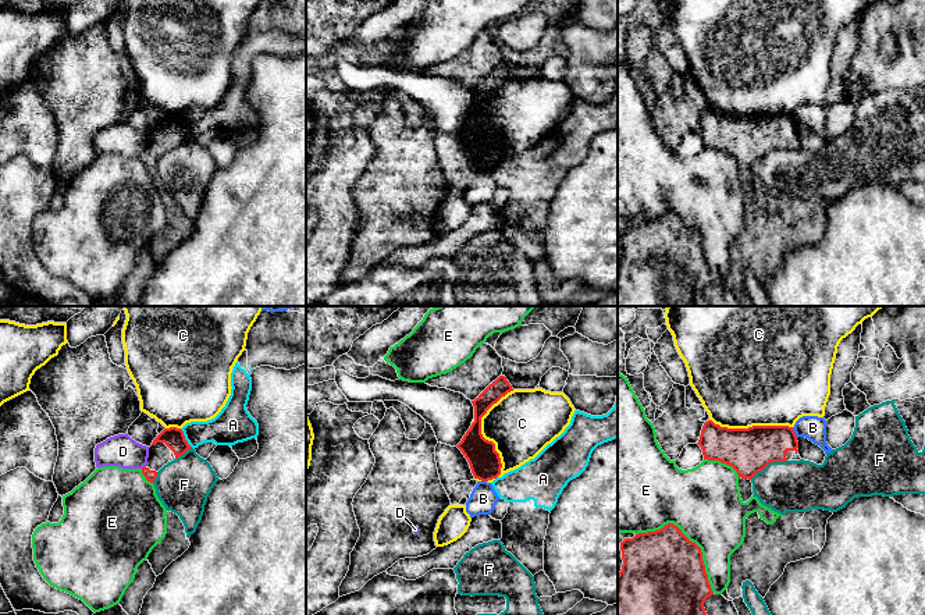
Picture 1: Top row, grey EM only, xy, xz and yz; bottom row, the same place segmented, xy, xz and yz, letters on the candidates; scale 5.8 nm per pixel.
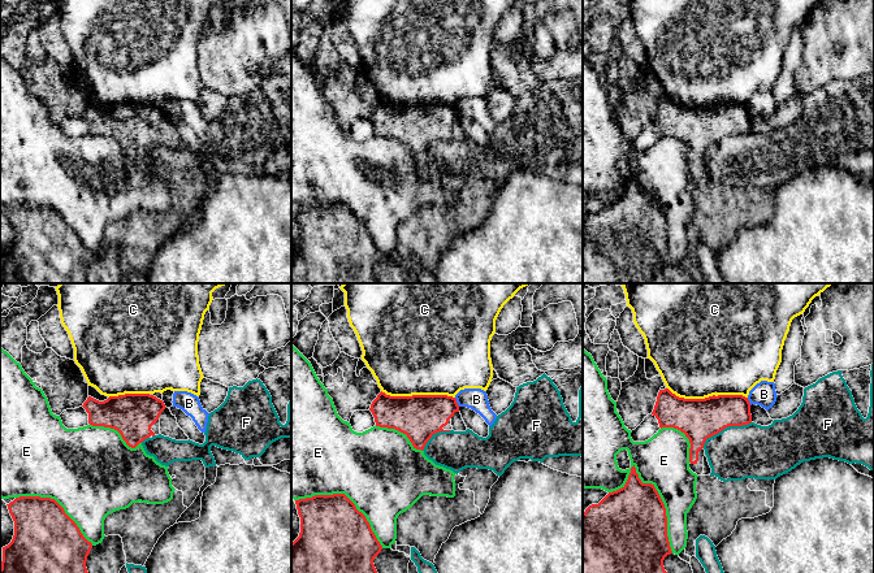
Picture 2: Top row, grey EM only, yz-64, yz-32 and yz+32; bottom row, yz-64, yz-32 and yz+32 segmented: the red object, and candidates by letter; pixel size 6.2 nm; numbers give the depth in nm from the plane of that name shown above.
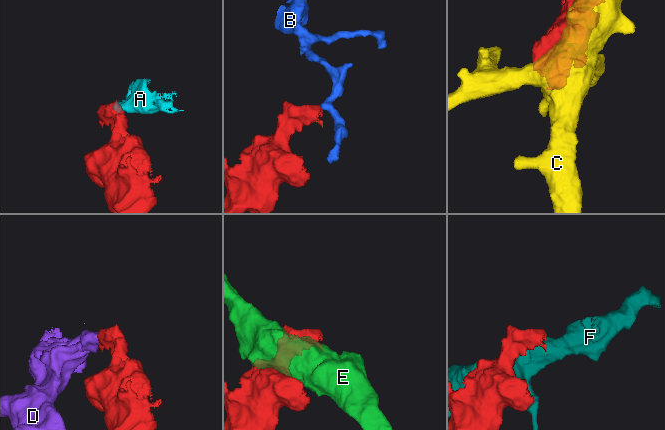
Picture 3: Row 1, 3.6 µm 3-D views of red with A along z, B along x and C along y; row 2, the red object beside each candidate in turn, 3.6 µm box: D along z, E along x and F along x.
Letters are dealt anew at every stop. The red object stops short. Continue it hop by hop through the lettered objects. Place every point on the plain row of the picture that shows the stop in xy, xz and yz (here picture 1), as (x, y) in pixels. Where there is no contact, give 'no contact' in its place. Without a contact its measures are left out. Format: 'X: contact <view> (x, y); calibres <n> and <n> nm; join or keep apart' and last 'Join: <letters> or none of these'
A: contact xy (184, 127); calibres 120 and 190 nm; keep apart
B: contact yz (794, 121); calibres 240 and 140 nm; keep apart
C: contact xz (480, 120); calibres 180 and 380 nm; keep apart
D: contact xy (142, 156); calibres 70 and 180 nm; keep apart
E: contact yz (689, 228); calibres 480 and 420 nm; keep apart
F: contact yz (768, 152); calibres 260 and 300 nm; keep apart
Join: none of these

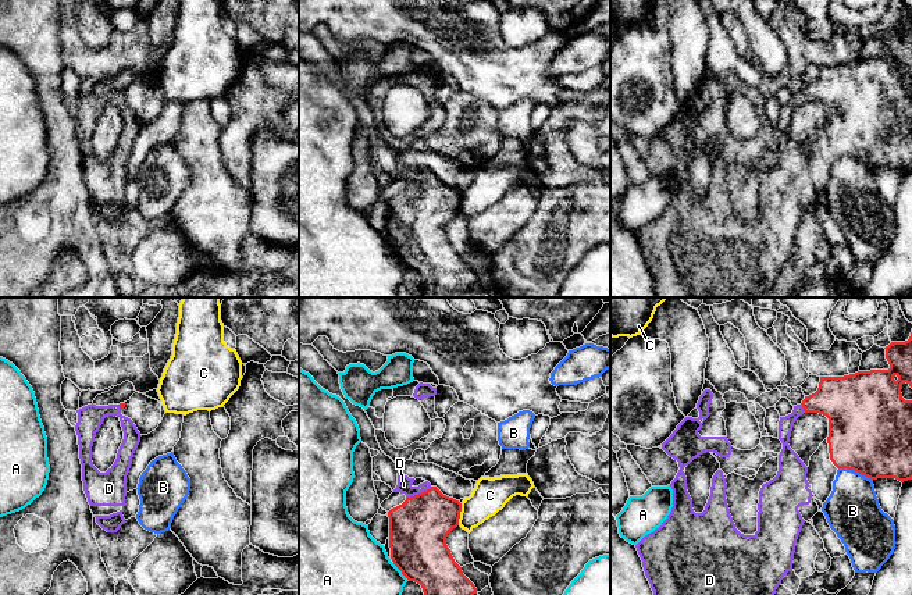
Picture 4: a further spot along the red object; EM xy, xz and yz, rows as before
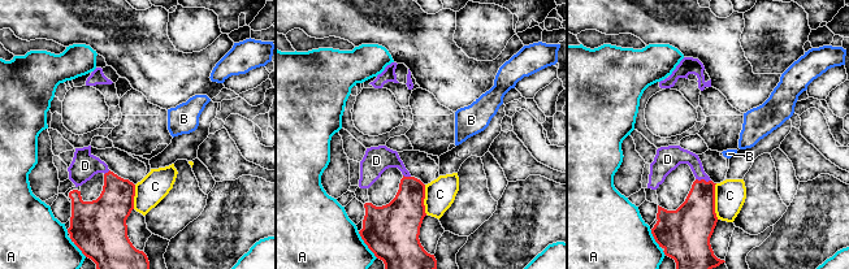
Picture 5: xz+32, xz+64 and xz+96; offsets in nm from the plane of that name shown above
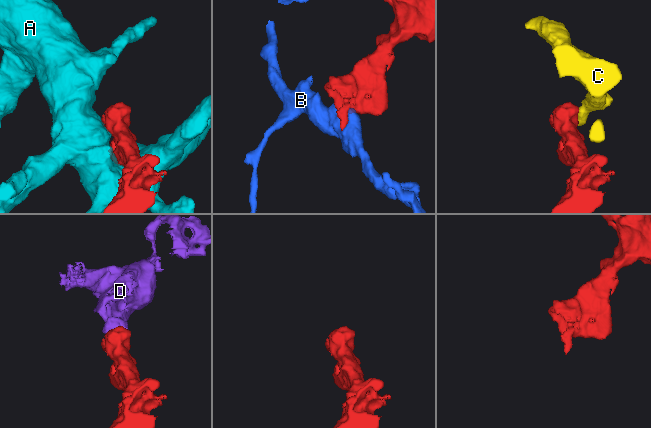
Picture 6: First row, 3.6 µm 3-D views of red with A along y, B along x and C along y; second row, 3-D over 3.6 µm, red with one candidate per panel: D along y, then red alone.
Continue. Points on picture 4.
A: contact xz (401, 259); calibres 340 and 460 nm; keep apart
B: contact yz (855, 159); calibres 480 and 320 nm; keep apart
C: contact xz (459, 203); calibres 340 and 200 nm; keep apart
D: contact xz (419, 182); calibres 340 and 80 nm; join
Join: D

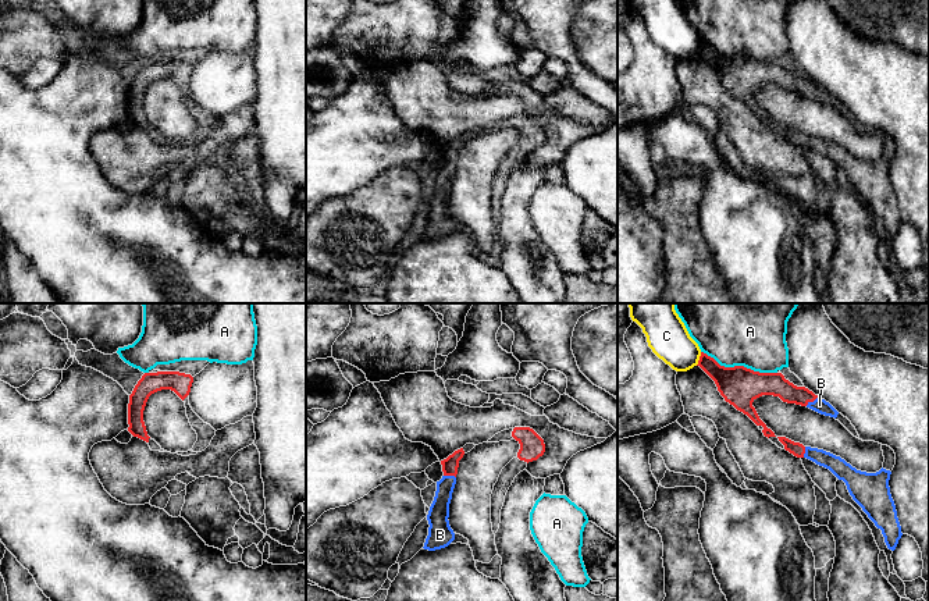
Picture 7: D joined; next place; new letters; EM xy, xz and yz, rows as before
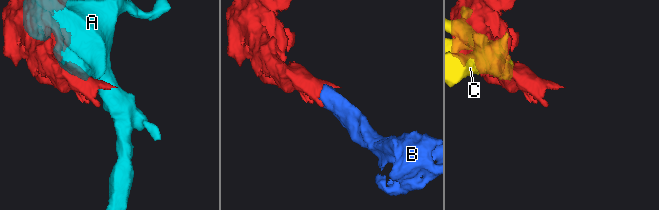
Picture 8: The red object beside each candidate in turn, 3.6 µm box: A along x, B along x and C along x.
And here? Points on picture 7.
A: contact yz (739, 54); calibres 220 and 340 nm; keep apart
B: contact yz (811, 89); calibres 130 and 90 nm; join
C: contact yz (700, 47); calibres 200 and 240 nm; keep apart
Join: B

